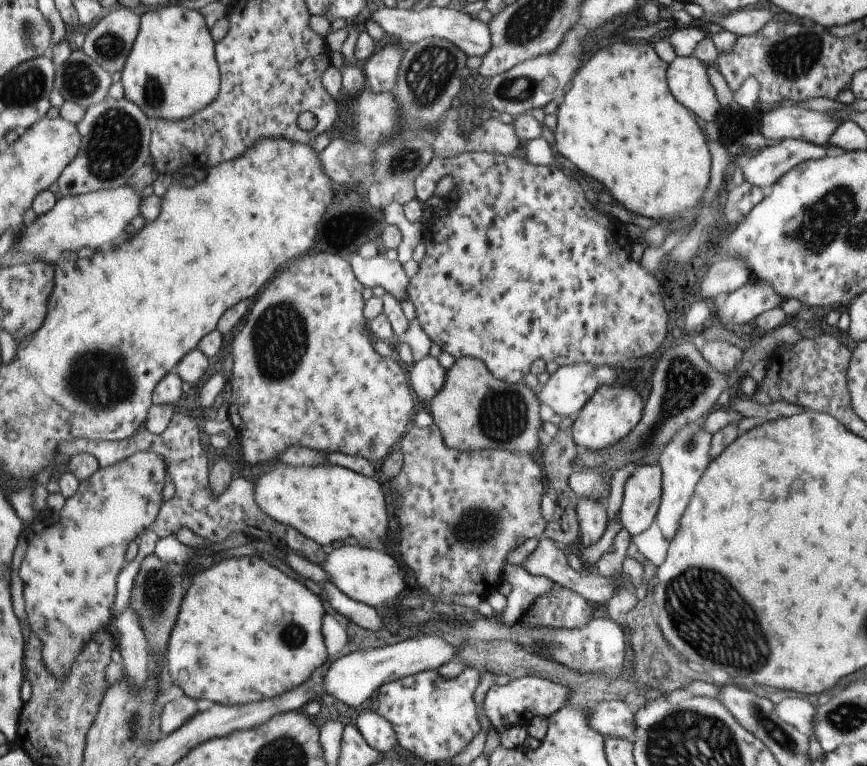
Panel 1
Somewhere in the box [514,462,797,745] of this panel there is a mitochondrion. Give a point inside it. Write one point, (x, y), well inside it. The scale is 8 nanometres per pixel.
(705, 610)

